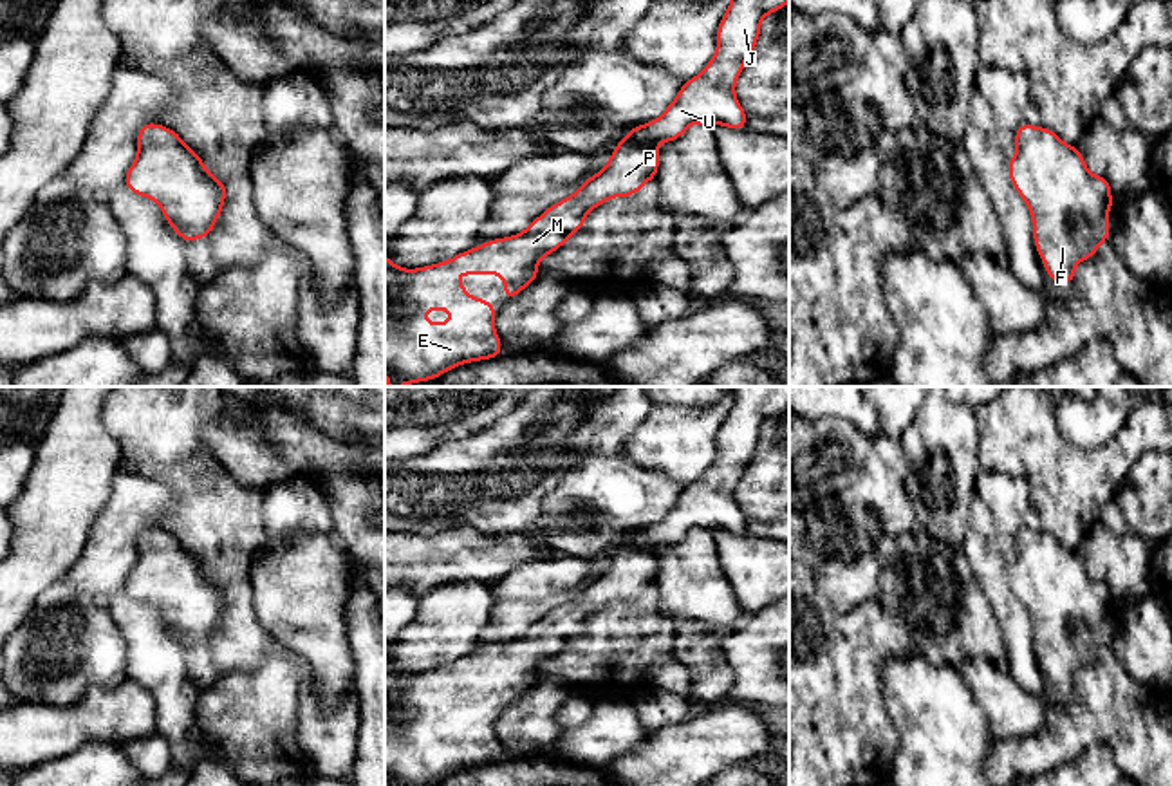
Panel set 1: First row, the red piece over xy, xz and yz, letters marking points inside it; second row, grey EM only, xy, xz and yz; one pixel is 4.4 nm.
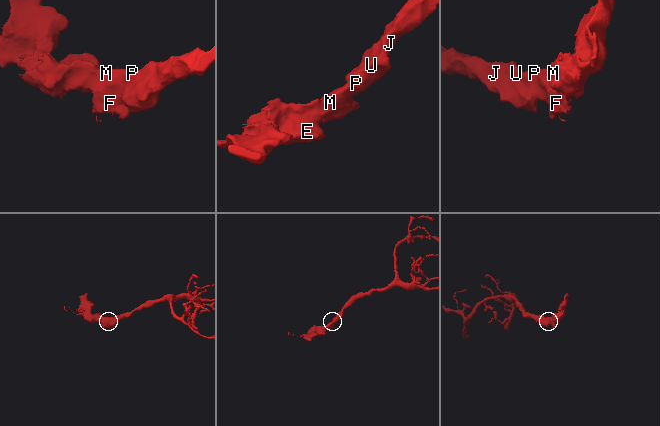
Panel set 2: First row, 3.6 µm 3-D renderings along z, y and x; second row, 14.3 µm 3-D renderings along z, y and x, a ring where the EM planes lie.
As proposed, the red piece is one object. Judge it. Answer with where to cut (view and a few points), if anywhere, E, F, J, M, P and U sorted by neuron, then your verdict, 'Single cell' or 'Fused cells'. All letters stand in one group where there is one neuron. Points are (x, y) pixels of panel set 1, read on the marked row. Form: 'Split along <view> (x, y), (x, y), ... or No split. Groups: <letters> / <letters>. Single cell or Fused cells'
No split. Groups: E F J M P U. Single cell

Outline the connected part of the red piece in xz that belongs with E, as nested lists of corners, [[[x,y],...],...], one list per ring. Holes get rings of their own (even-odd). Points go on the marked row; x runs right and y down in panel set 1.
[[[731,0],[717,27],[717,51],[704,70],[690,78],[679,89],[675,99],[654,121],[632,126],[621,139],[601,172],[594,173],[571,195],[549,206],[524,231],[482,242],[450,260],[417,267],[397,267],[385,255],[385,376],[388,387],[414,385],[442,376],[464,363],[500,358],[502,340],[493,329],[498,311],[488,298],[475,298],[466,293],[460,280],[437,282],[439,275],[502,275],[504,300],[509,302],[540,276],[536,264],[562,248],[572,233],[585,228],[585,215],[612,197],[630,197],[659,170],[657,145],[681,137],[690,125],[722,125],[731,130],[744,130],[748,114],[735,96],[735,83],[753,52],[760,36],[764,16],[784,9],[789,0]],[[435,307],[453,314],[450,322],[435,325],[421,320],[419,313],[432,313]]]

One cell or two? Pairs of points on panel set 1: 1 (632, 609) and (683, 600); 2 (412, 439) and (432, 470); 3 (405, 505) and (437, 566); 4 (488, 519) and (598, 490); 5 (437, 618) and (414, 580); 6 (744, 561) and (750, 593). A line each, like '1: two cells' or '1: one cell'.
1: two cells
2: two cells
3: two cells
4: two cells
5: two cells
6: one cell

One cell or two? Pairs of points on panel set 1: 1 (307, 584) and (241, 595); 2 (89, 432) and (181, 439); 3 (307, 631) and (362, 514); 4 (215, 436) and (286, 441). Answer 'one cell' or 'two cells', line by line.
1: two cells
2: two cells
3: two cells
4: one cell

